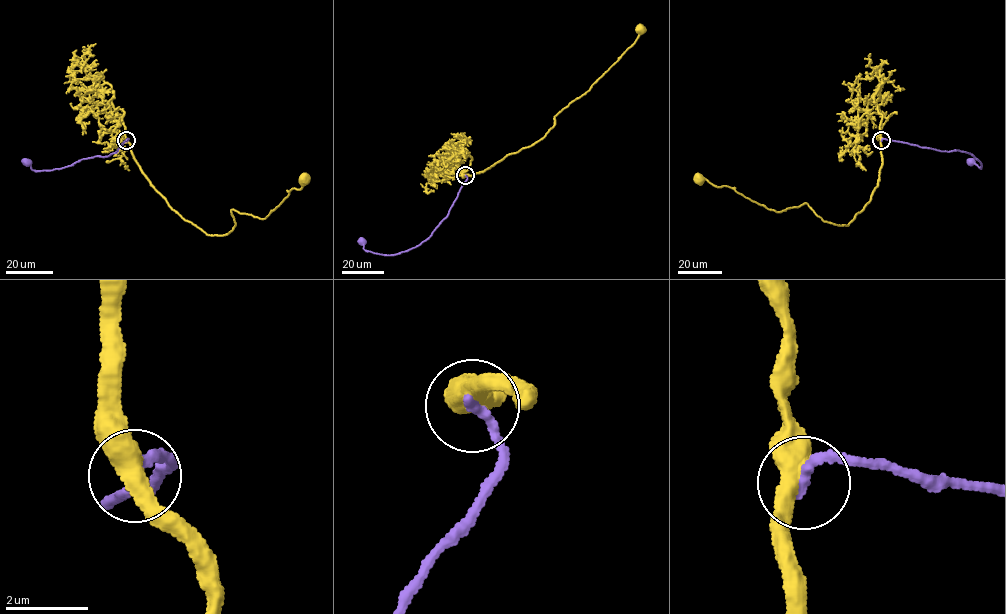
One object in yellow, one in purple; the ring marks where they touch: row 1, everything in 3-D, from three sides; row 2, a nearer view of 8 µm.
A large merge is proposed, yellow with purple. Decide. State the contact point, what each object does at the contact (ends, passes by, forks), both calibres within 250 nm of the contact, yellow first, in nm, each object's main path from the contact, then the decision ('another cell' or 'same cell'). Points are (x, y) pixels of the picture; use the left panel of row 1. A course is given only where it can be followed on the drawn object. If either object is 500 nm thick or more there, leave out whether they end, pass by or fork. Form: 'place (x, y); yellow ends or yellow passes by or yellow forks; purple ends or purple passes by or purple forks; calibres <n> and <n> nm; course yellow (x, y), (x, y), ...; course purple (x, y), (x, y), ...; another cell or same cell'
place (126, 140); yellow passes by; purple ends; calibres 480 and 280 nm; course yellow (126, 139), (150, 184), (207, 234), (232, 230), (232, 209), (265, 218), (304, 180); course purple (126, 140), (110, 155), (82, 159), (52, 170), (33, 170), (23, 159); another cell

